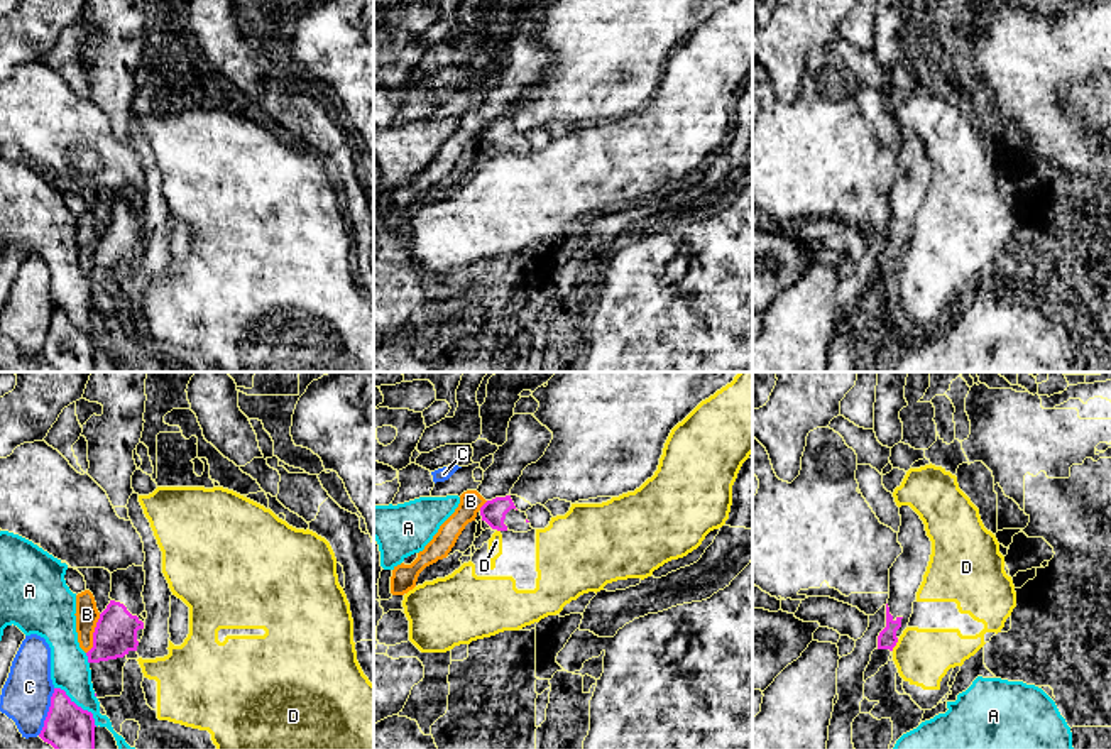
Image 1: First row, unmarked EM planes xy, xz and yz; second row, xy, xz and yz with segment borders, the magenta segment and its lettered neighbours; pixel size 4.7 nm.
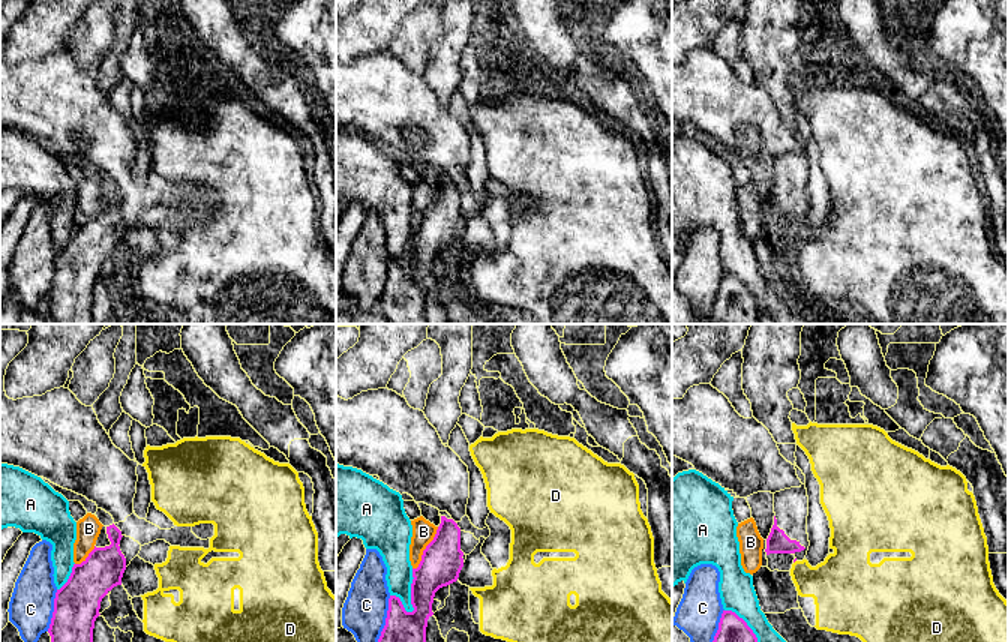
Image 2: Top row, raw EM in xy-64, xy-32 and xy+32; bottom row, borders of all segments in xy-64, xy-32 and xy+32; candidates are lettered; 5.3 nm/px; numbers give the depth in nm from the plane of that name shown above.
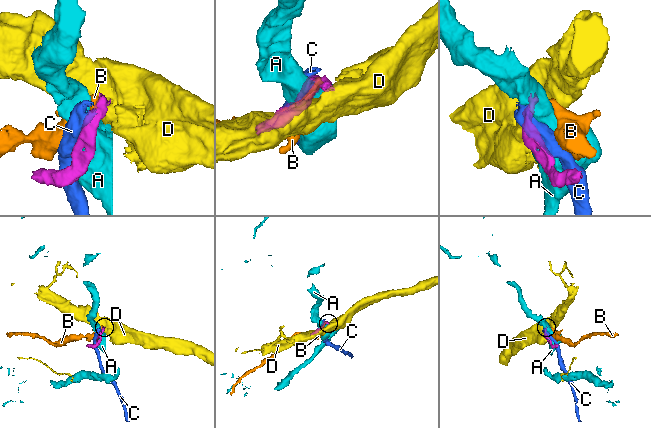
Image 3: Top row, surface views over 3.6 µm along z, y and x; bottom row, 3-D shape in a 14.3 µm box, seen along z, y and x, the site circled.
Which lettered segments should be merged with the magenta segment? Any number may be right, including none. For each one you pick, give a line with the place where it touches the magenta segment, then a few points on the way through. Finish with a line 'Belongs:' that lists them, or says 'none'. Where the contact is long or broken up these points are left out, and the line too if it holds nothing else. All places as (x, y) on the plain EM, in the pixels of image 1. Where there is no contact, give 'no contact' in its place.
Belongs: none

